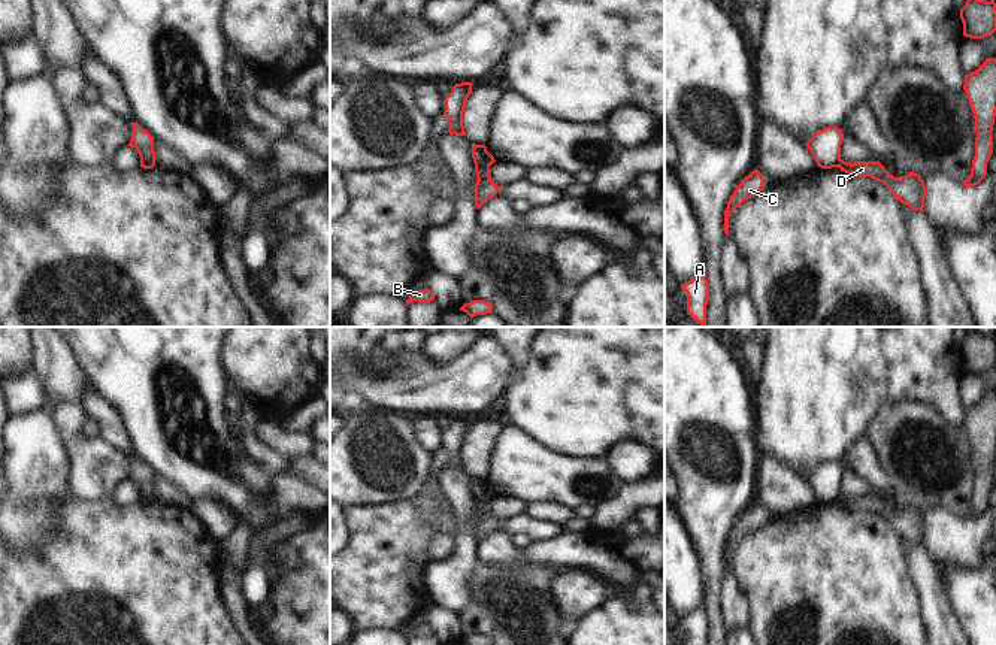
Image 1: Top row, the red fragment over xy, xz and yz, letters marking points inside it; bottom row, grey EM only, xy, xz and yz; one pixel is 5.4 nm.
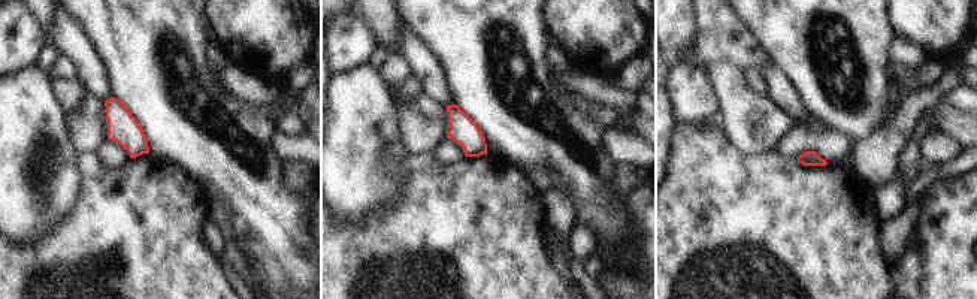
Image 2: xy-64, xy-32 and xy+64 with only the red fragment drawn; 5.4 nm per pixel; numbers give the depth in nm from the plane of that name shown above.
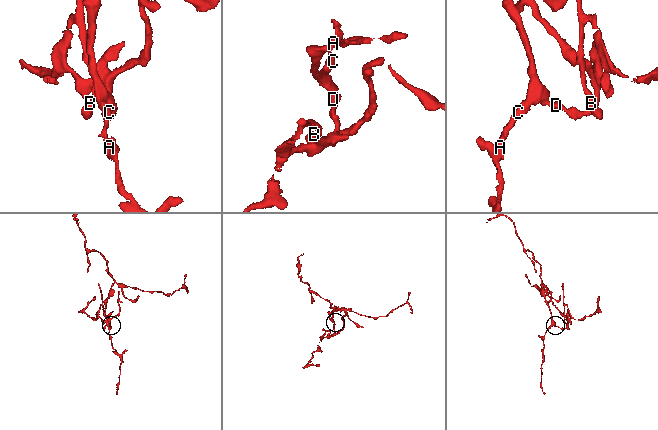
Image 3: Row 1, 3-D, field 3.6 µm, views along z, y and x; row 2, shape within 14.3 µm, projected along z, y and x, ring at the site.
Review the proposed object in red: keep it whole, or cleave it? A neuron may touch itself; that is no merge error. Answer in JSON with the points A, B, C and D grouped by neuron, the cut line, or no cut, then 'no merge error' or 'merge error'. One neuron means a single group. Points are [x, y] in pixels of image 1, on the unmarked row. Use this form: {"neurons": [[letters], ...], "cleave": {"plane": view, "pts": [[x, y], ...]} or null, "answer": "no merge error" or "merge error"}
{"neurons": [["A", "C"], ["B", "D"]], "cleave": {"plane": "xz", "pts": [[475, 499], [489, 502]]}, "answer": "merge error"}

